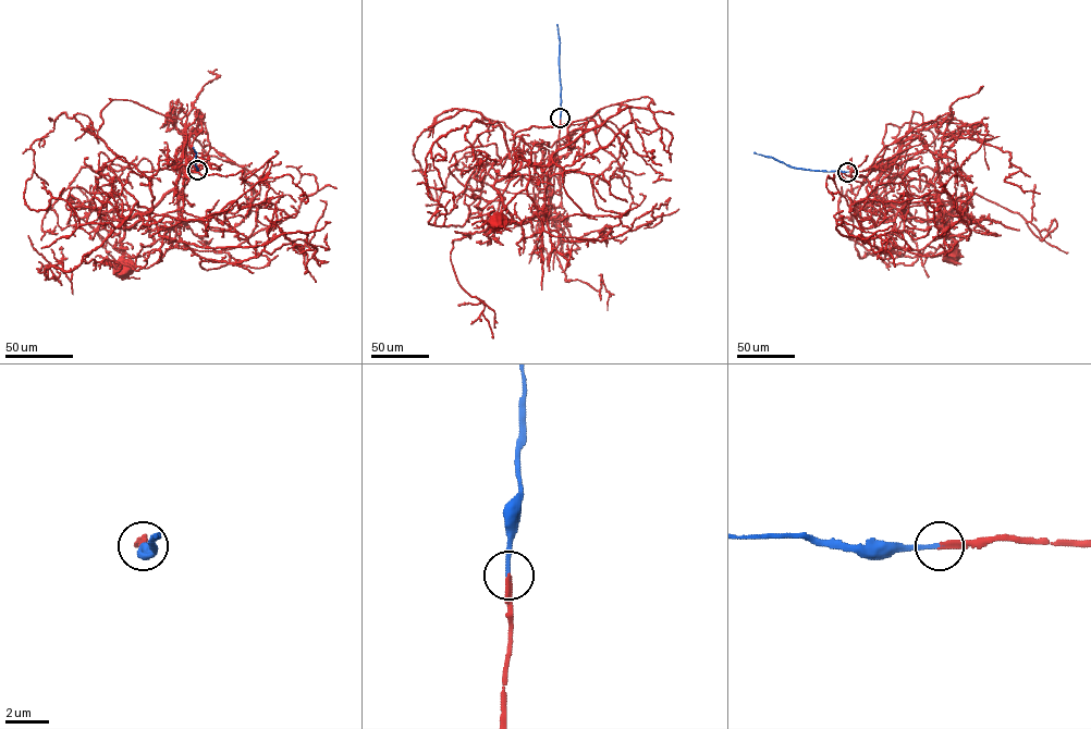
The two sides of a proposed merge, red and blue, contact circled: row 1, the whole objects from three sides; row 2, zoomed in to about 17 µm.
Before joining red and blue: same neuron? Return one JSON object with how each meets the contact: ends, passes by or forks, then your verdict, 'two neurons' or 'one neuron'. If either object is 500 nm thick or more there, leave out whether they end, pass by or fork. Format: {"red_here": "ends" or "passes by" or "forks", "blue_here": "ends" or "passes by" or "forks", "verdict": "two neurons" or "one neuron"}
{"red_here": "ends", "blue_here": "ends", "verdict": "one neuron"}

